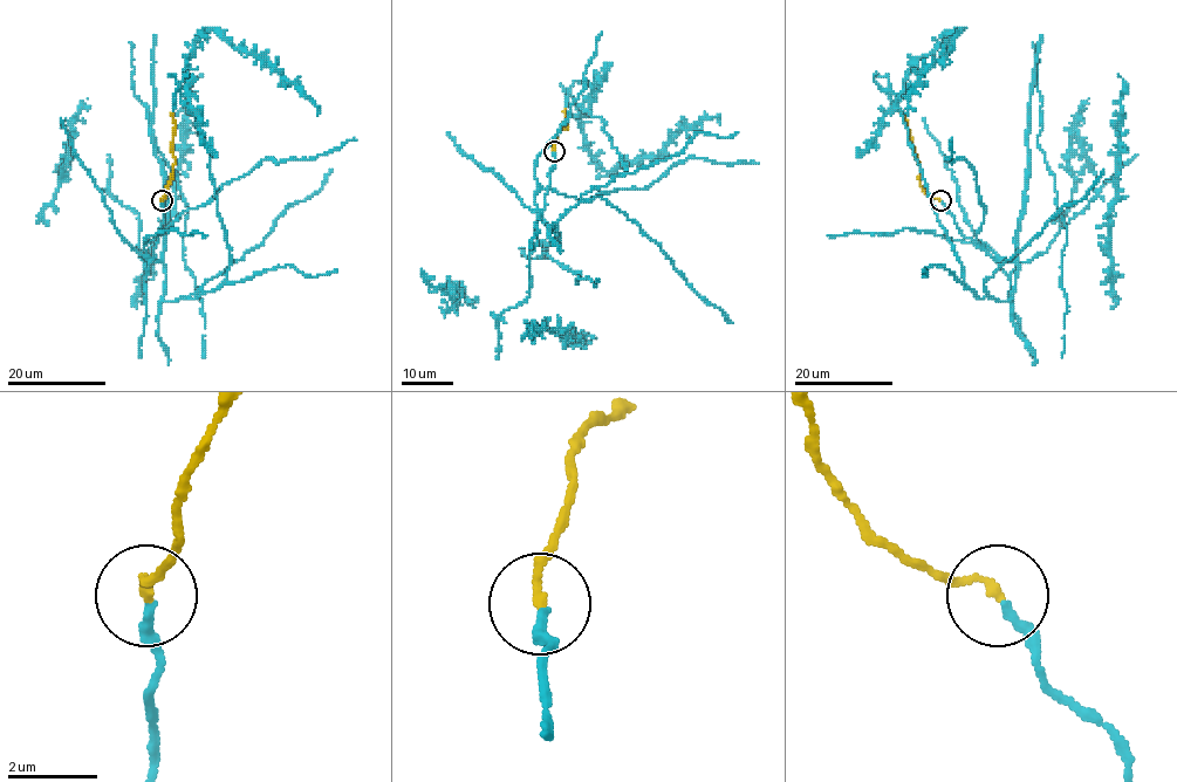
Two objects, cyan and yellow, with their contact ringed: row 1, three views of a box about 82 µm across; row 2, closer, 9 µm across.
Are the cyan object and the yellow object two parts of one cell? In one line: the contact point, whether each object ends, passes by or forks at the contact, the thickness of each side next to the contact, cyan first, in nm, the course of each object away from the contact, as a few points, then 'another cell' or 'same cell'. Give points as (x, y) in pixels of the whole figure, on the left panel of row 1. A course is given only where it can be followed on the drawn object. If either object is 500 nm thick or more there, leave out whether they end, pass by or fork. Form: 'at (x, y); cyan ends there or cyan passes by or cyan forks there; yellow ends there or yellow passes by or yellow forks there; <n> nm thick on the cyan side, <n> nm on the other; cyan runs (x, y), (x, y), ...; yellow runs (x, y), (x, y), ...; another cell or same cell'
at (162, 200); cyan ends there; yellow ends there; 220 nm thick on the cyan side, 190 nm on the other; cyan runs (163, 201), (148, 259), (164, 301), (212, 292), (231, 260), (186, 95), (203, 31), (320, 110); yellow runs (163, 200), (176, 160), (171, 148), (172, 112); same cell

